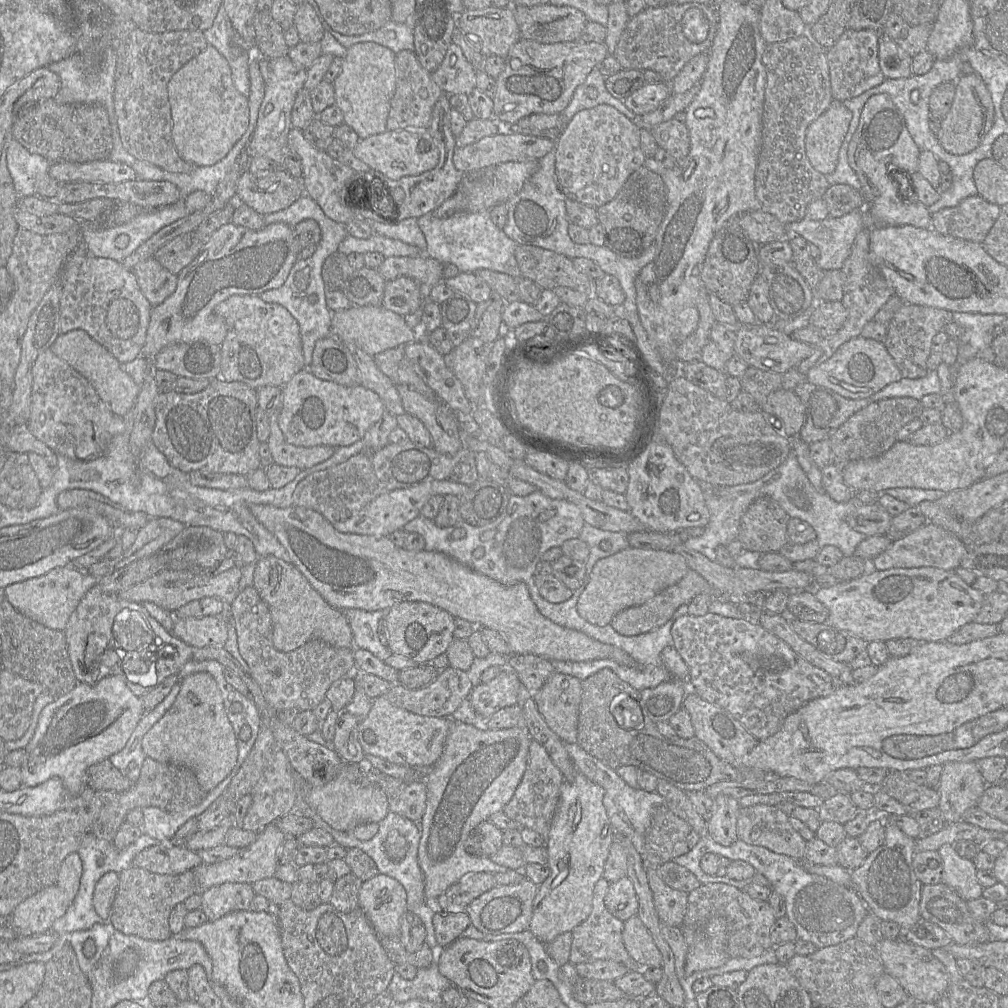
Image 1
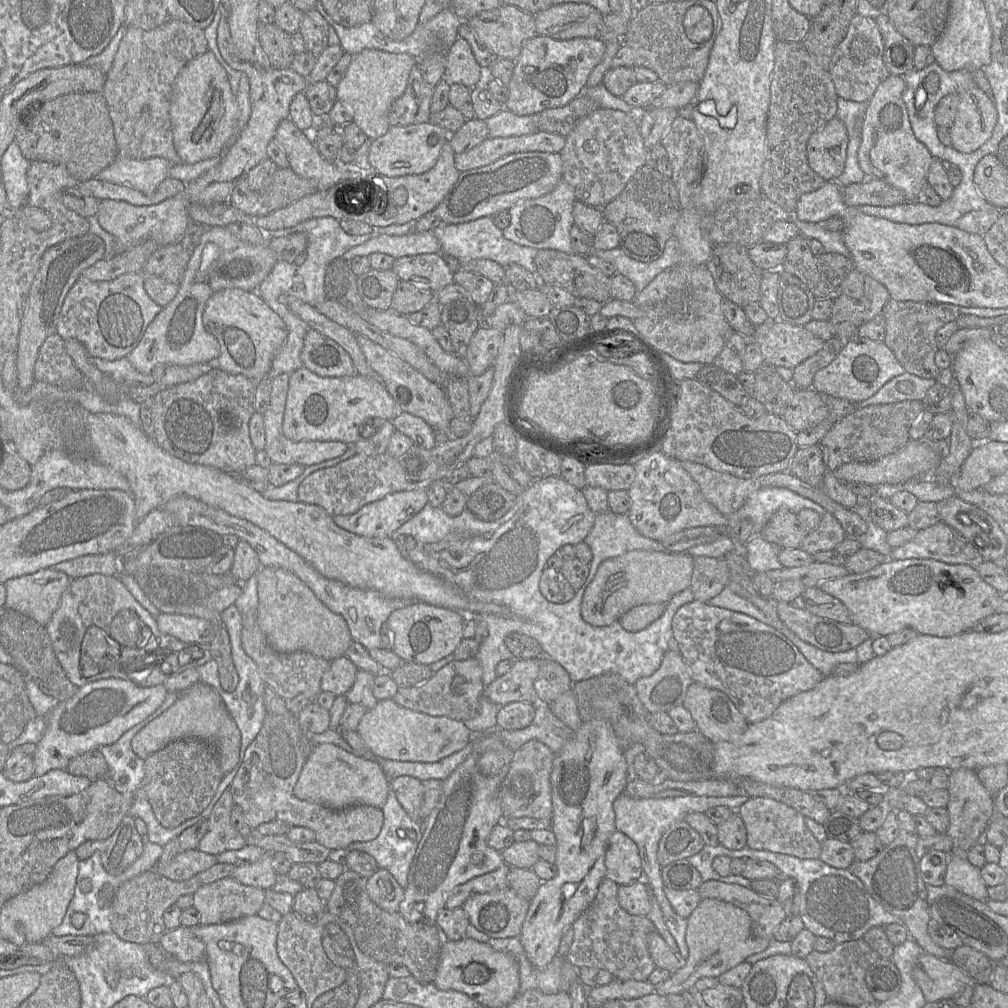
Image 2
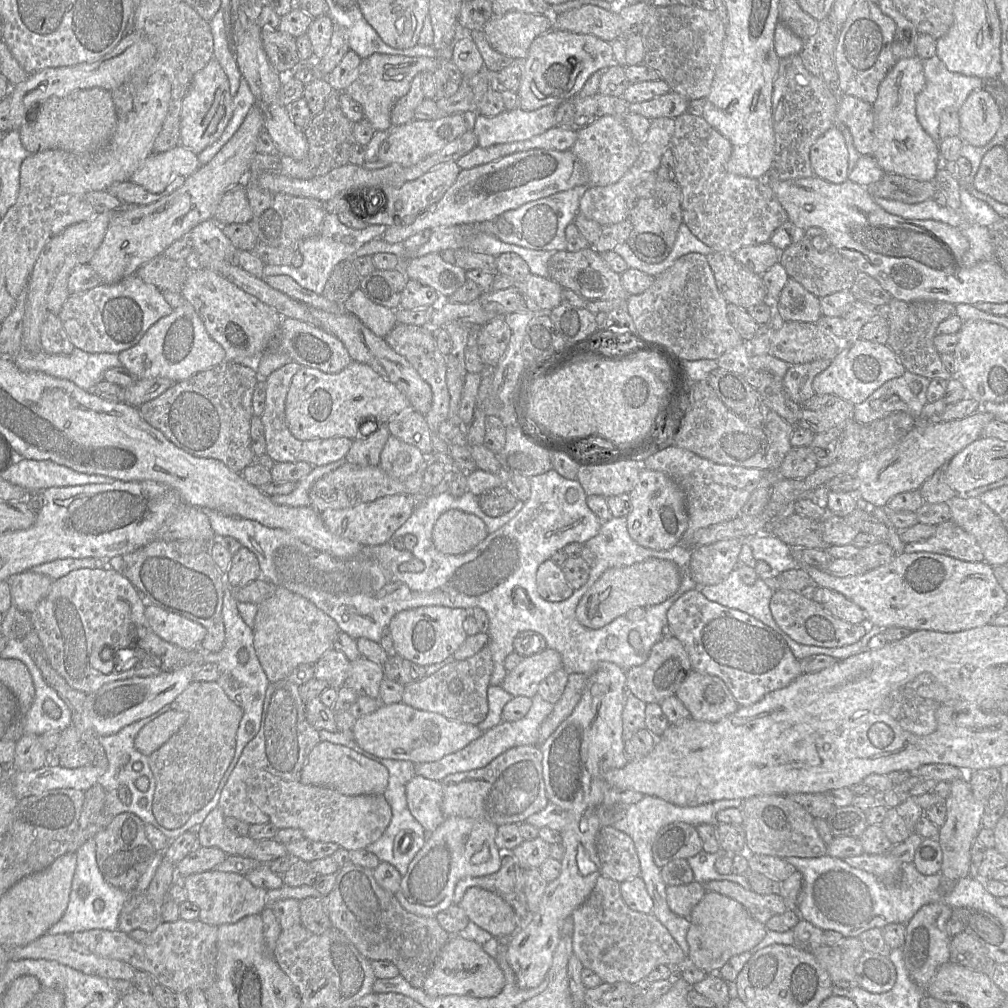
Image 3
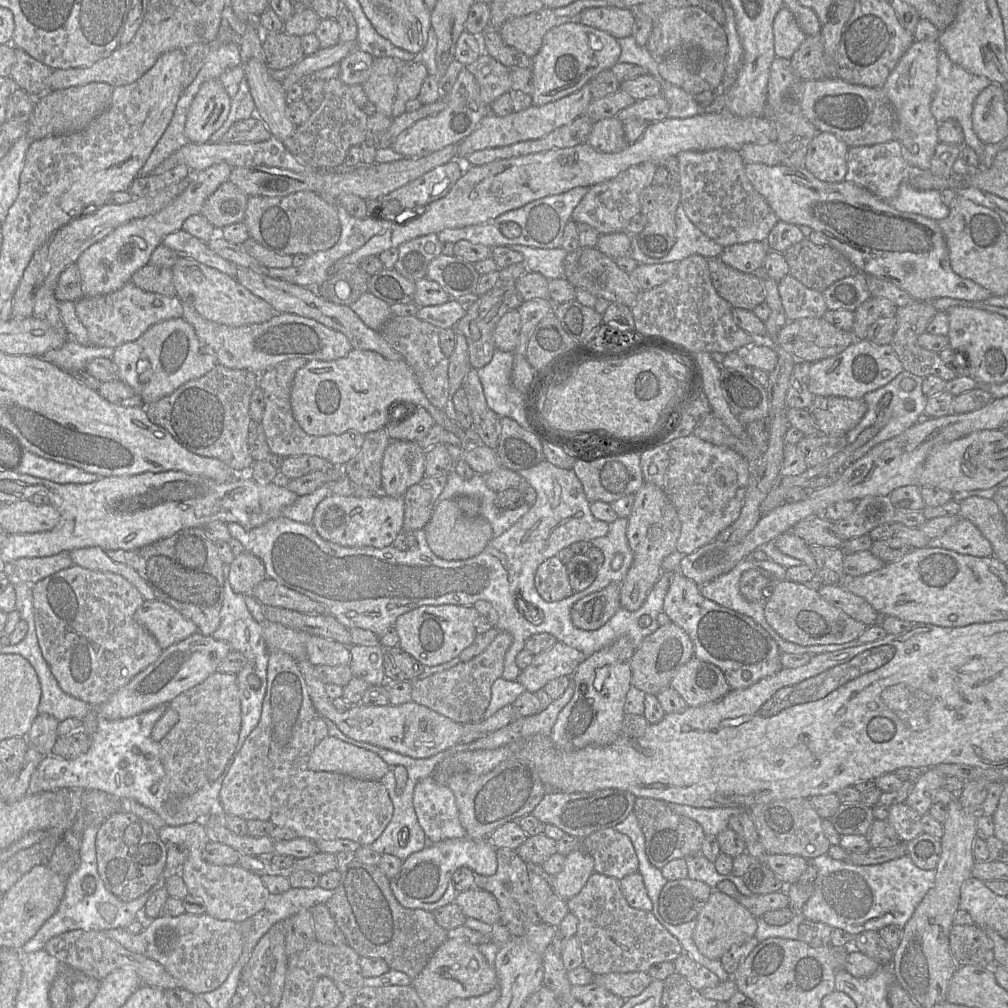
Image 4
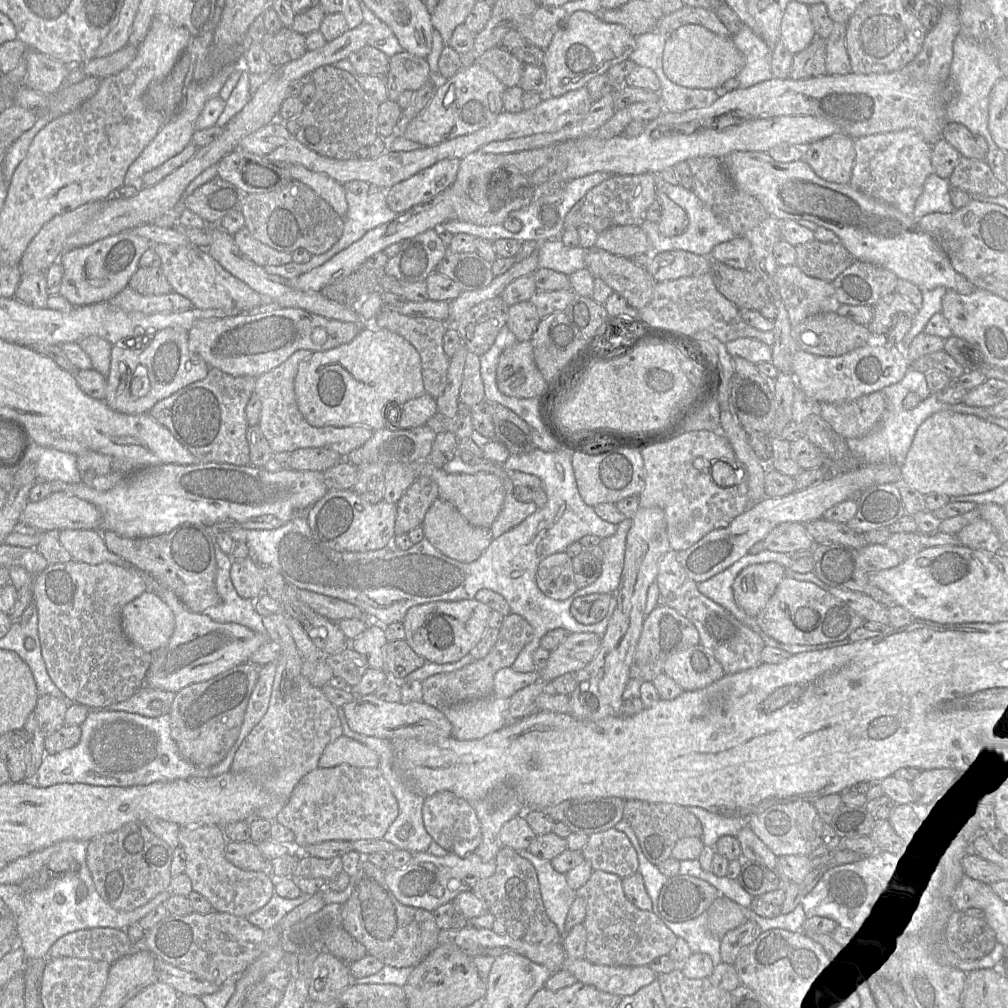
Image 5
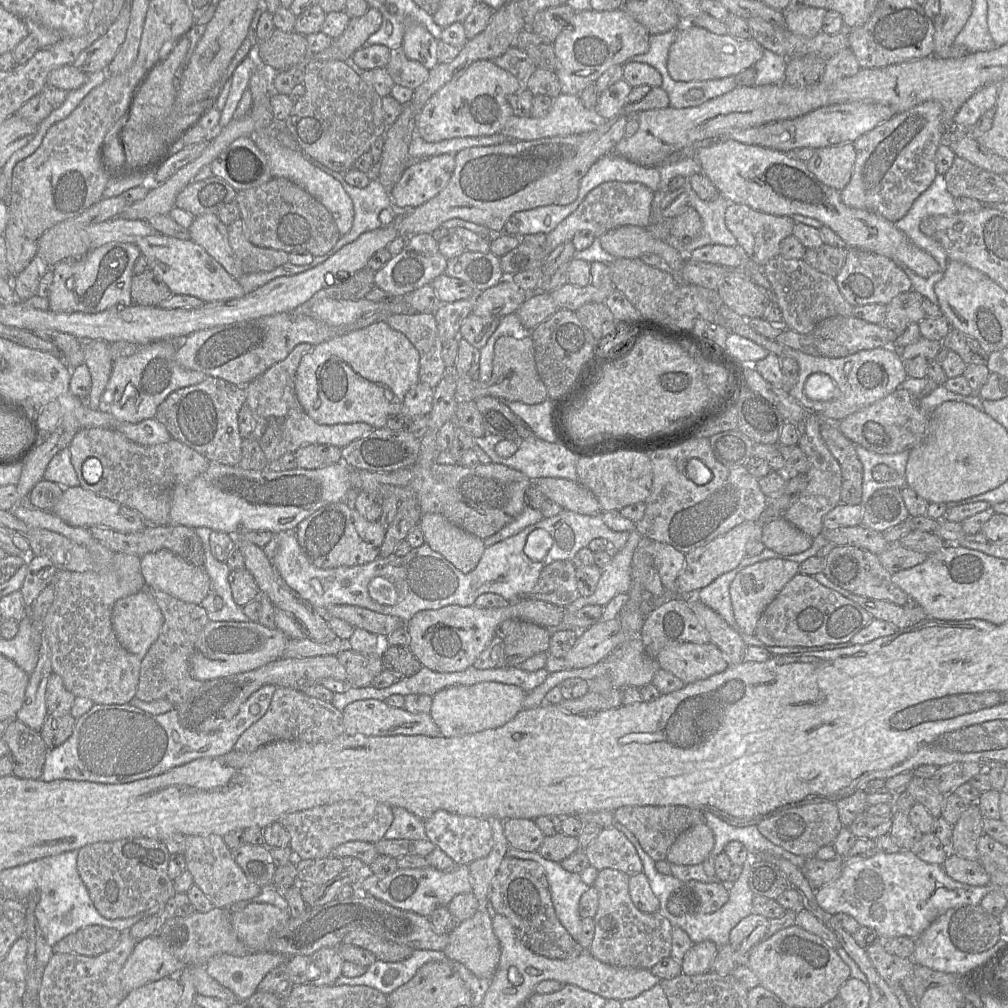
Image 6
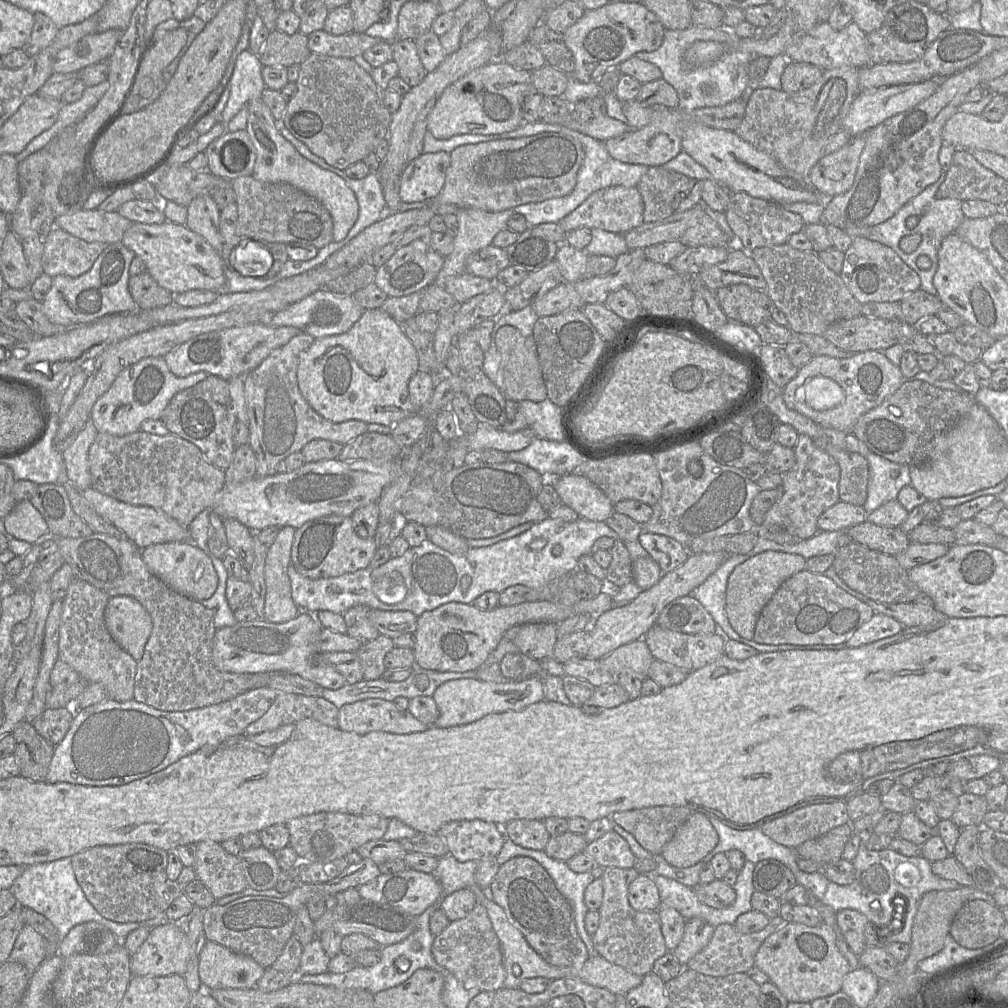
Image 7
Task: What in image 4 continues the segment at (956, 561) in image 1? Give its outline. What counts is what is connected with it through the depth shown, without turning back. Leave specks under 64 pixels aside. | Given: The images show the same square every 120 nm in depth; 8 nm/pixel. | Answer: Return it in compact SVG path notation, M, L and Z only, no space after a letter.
M960 519L941 536L929 540L925 548L944 548L959 554L988 557L993 554L990 542L969 520Z

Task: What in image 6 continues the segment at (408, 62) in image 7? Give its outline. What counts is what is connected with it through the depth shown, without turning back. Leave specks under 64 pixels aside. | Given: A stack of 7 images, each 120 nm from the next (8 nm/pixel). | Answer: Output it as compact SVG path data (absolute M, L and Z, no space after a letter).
M402 47L390 49L386 69L395 84L412 90L420 86L429 74L429 70L420 62L409 59Z

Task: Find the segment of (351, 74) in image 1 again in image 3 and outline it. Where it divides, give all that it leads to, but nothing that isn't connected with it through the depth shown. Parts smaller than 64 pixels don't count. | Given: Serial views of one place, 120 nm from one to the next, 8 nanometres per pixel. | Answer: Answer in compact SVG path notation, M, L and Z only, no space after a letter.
M374 53L362 59L355 78L344 92L362 106L363 119L367 119L376 131L384 131L393 126L390 120L391 109L399 98L407 94L413 78L423 72L434 73L439 69L440 63L441 59L427 56L409 57Z

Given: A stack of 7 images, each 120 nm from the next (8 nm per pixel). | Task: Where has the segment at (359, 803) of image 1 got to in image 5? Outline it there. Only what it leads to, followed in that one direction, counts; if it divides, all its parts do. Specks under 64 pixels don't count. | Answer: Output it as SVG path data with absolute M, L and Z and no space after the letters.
M342 735L325 747L318 768L332 768L341 764L378 768L379 757L367 746Z

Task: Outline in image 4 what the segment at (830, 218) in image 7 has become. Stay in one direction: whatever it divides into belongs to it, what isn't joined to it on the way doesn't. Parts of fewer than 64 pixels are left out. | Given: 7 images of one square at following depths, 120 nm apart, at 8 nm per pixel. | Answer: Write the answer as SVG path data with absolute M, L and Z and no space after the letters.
M894 139L870 146L850 147L847 154L845 180L867 189L885 201L889 201L897 195L901 183L908 181L914 171L916 170L902 156L900 142Z

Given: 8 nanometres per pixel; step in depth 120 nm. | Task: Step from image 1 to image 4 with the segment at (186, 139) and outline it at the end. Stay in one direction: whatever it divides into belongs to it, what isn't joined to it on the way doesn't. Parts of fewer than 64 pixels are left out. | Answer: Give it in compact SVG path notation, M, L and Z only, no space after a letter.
M219 79L203 83L194 97L185 123L185 134L190 143L206 143L226 121L231 98Z

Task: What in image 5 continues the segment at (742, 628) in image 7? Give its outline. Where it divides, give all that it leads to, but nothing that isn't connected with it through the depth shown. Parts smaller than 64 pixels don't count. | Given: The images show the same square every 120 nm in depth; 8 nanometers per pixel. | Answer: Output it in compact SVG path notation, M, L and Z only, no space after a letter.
M775 562L745 568L733 583L736 604L747 615L757 618L785 577L786 569Z

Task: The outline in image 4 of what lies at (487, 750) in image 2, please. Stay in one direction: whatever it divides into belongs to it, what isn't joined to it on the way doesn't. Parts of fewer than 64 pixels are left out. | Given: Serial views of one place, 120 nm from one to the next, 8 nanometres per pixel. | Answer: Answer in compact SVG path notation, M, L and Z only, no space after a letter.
M468 836L446 839L411 854L403 861L399 874L390 880L390 887L403 907L433 912L455 900L458 892L452 876L457 869L468 867L479 875L492 876L497 866L496 848L491 839L474 840Z

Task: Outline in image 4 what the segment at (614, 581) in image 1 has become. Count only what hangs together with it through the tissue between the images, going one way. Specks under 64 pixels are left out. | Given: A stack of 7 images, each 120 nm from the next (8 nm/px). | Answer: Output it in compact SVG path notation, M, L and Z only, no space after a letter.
M611 583L578 600L571 609L573 624L583 630L597 630L602 627L621 607L620 585Z

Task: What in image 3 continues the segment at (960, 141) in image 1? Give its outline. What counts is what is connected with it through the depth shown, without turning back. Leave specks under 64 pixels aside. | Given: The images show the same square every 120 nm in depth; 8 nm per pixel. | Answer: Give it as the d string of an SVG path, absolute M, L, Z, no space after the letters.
M984 89L972 92L958 111L959 136L964 143L984 146L1000 128L1003 114L994 98Z

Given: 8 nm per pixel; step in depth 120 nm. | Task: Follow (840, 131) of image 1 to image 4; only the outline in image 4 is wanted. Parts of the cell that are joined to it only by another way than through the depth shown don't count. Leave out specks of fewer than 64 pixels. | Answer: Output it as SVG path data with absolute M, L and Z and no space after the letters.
M818 132L810 141L804 167L824 182L842 182L847 173L849 146L829 132Z

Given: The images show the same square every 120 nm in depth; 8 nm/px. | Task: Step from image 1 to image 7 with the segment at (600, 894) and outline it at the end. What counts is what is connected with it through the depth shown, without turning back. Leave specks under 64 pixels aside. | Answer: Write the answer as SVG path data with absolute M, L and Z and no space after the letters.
M607 867L602 875L604 894L599 908L600 925L593 936L598 955L640 976L652 972L655 961L666 954L667 947L661 930L658 911L637 911L628 898L629 885L640 873L633 867L628 869Z

